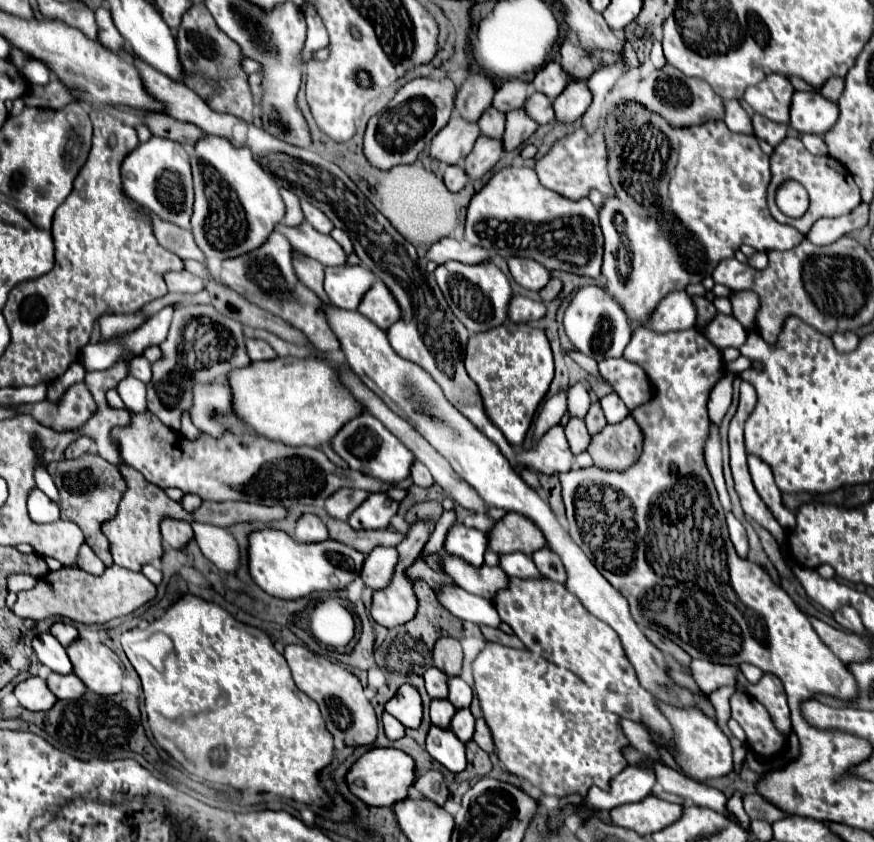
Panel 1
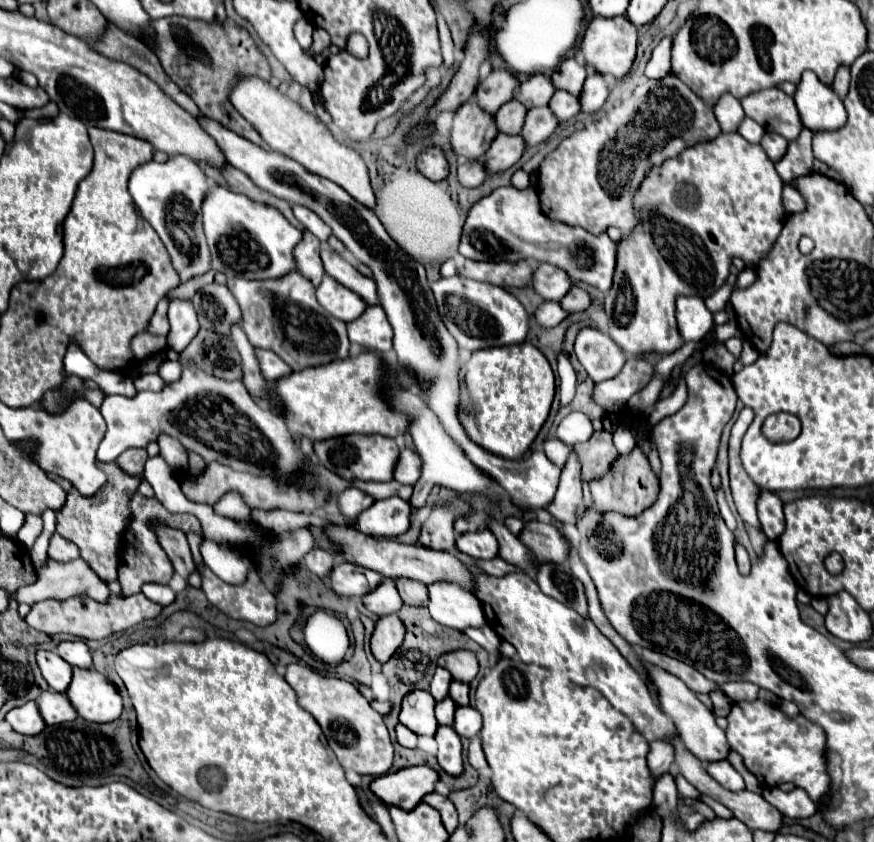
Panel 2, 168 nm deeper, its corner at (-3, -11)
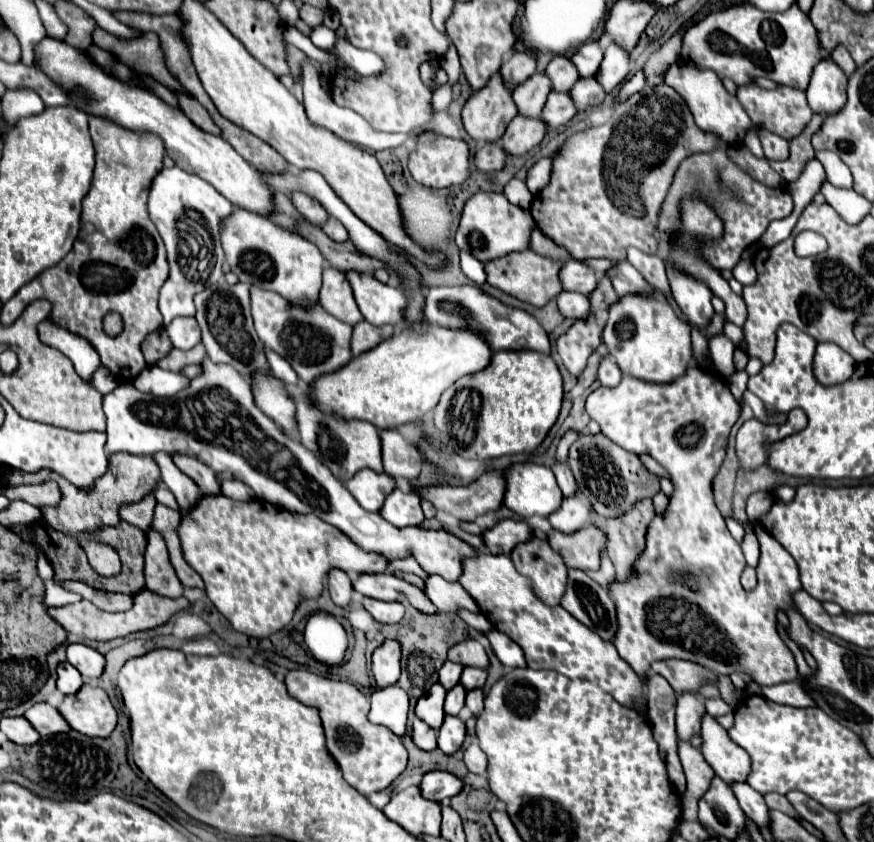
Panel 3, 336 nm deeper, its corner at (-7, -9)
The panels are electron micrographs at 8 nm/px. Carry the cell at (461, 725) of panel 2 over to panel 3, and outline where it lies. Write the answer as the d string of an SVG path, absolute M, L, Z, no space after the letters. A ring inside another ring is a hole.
M482 688L468 692L468 696L466 696L466 706L470 708L470 712L472 712L474 716L478 716L478 714L482 712L482 700L484 700Z

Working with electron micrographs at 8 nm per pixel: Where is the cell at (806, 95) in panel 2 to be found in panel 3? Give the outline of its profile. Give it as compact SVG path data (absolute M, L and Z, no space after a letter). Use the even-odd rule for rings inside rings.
M824 58L814 66L810 86L806 90L808 104L814 112L834 114L846 104L846 82L848 76L832 62L832 58Z

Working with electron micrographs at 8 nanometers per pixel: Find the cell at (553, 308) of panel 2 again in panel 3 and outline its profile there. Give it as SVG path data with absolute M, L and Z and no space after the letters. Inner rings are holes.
M562 292L558 298L558 308L566 318L578 320L590 314L590 300L580 292Z

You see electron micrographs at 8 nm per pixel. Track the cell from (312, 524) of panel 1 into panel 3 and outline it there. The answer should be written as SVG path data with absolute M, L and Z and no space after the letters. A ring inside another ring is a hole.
M332 570L328 574L328 590L330 590L330 596L334 600L336 606L342 606L346 608L350 602L352 602L352 582L348 578L346 572L340 572L340 570Z

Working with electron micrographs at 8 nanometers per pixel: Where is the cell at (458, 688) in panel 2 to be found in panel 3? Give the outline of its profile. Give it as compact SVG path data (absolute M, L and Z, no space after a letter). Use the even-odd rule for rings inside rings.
M466 666L462 672L462 678L460 678L460 684L464 684L466 690L474 690L474 688L482 688L486 678L488 678L488 670Z

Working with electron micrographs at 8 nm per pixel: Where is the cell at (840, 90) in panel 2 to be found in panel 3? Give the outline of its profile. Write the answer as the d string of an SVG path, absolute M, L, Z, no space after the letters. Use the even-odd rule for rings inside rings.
M836 46L836 48L832 50L832 58L834 58L834 62L836 62L846 74L852 74L852 72L856 70L854 60L852 60L852 56L848 54L848 50L844 50L844 46Z

